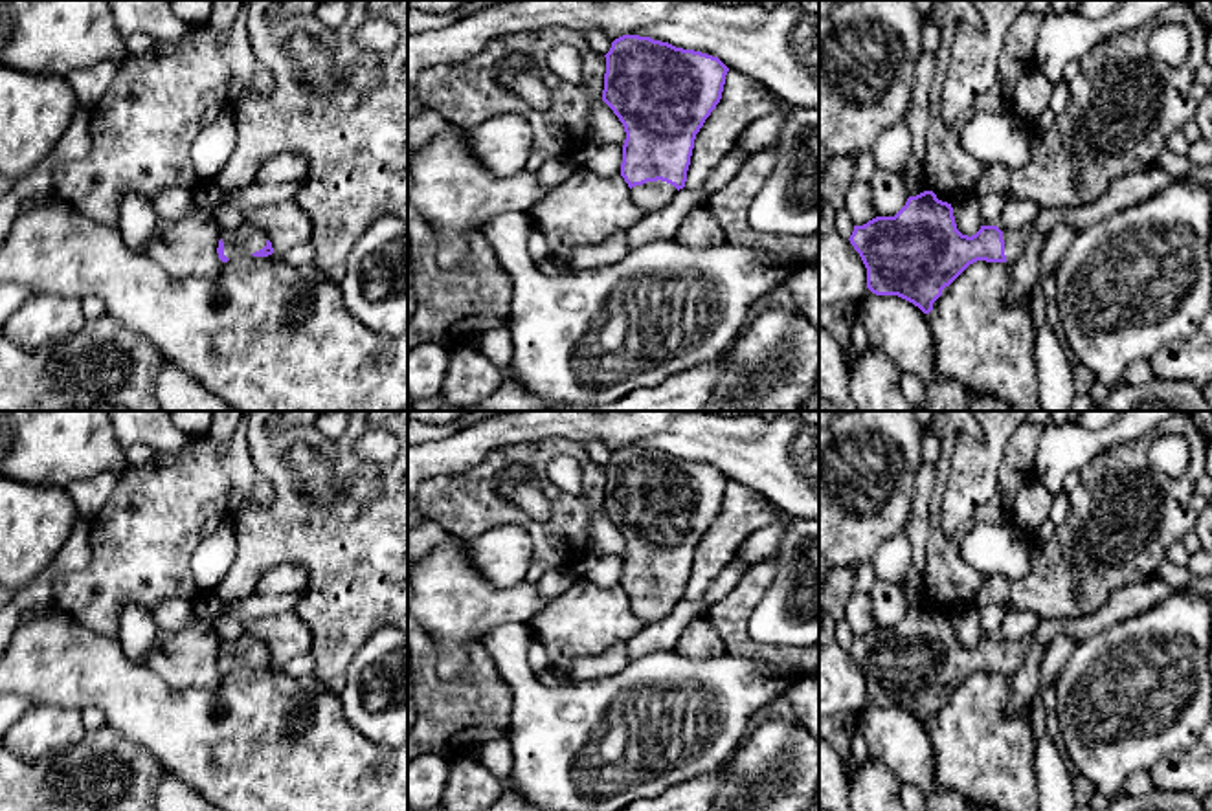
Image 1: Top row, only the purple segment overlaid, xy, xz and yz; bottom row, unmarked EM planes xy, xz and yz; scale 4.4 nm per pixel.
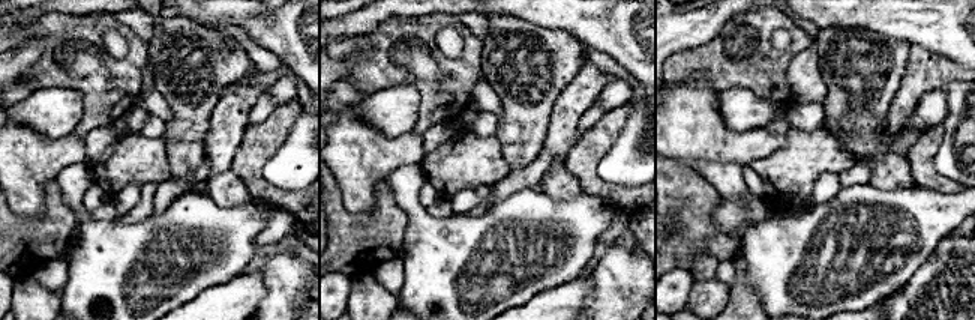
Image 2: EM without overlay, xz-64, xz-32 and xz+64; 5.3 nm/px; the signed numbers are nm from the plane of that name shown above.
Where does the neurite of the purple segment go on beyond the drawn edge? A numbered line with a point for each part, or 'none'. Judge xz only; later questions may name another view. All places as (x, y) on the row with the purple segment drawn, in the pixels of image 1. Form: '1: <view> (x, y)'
1: xz (650, 197)

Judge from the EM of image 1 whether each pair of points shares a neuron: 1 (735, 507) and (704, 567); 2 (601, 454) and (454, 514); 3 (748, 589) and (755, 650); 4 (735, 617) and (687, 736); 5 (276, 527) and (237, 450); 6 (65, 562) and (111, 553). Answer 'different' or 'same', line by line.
1: same
2: different
3: same
4: different
5: different
6: different

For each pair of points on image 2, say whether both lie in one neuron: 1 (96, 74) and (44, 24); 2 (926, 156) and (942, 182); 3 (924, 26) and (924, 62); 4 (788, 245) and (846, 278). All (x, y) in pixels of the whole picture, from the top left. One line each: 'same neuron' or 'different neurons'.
1: same neuron
2: same neuron
3: different neurons
4: same neuron

